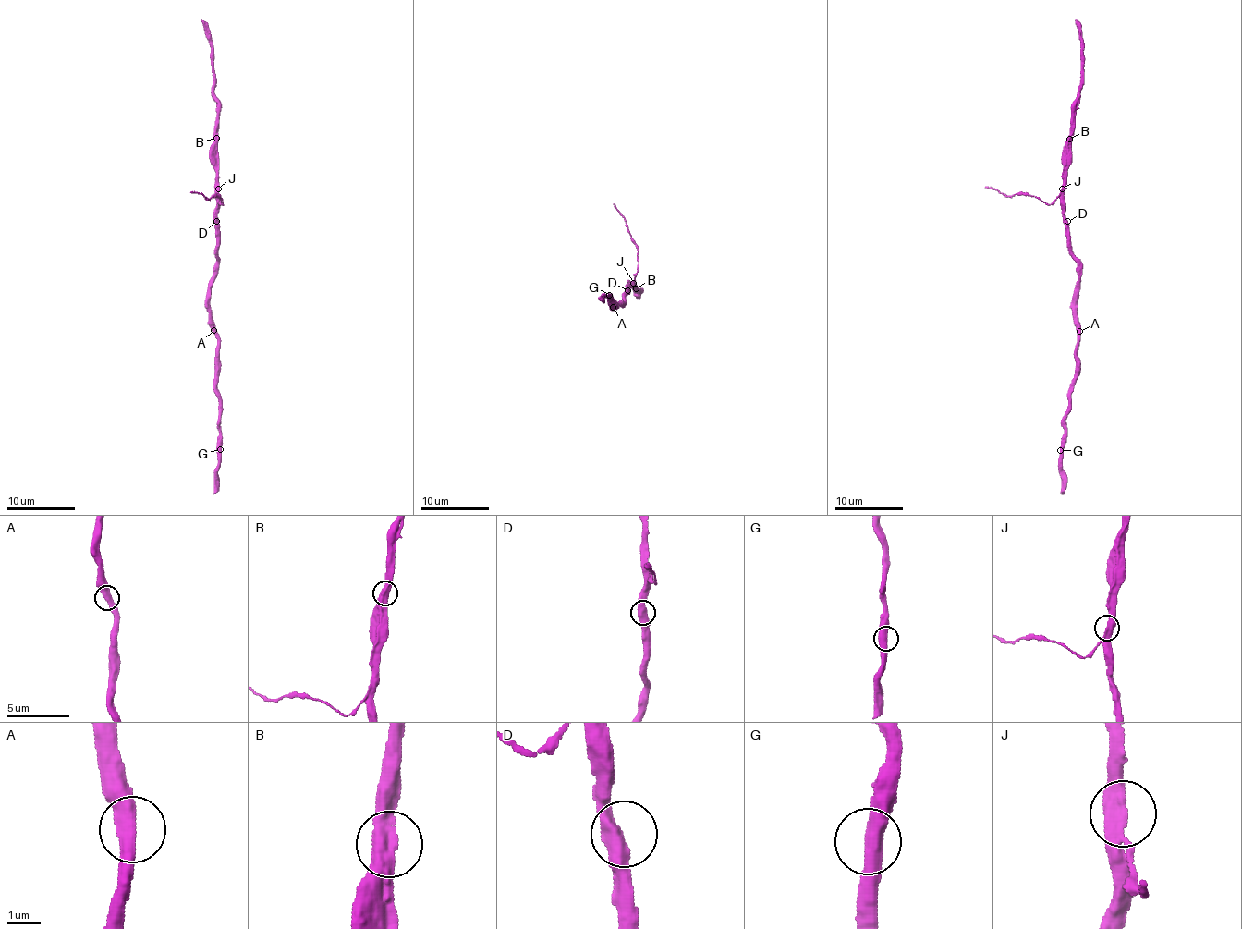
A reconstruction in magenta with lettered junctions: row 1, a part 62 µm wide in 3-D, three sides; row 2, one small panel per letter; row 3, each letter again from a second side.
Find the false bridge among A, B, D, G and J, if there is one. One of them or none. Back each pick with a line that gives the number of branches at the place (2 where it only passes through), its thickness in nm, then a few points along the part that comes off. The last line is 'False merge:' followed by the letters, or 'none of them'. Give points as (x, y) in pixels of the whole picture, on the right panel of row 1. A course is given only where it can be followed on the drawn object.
False merge: none of them

